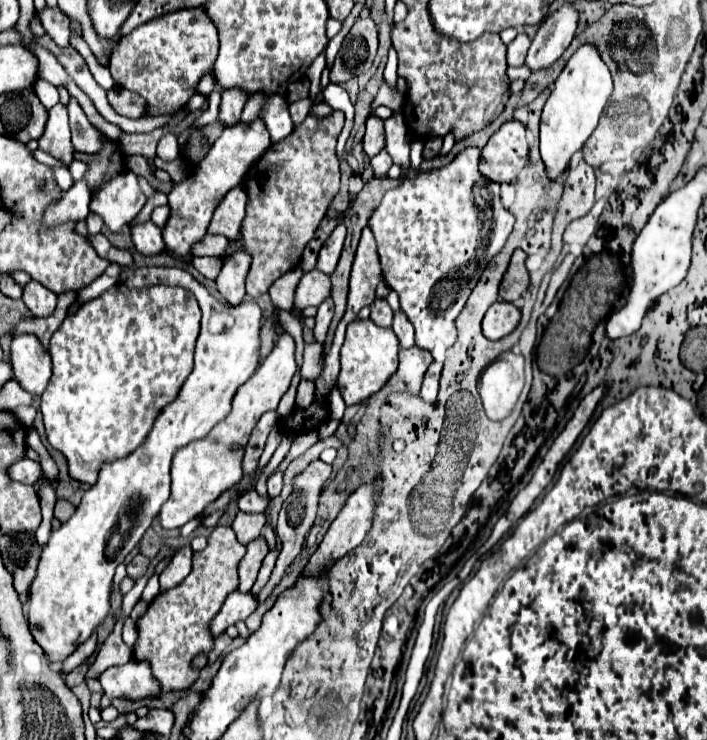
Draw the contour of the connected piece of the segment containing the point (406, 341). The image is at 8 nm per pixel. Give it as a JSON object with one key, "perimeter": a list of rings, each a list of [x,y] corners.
{"perimeter":[[[402,312],[394,314],[394,326],[392,326],[392,330],[398,336],[400,348],[412,348],[414,346],[414,328],[412,328],[410,320],[406,320],[406,316]]]}

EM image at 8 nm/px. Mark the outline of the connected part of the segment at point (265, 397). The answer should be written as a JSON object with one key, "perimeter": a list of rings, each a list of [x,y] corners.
{"perimeter":[[[282,334],[278,336],[274,350],[264,358],[256,374],[238,388],[232,410],[226,416],[226,420],[222,420],[222,424],[216,424],[210,436],[206,436],[204,440],[196,440],[194,444],[188,444],[186,448],[182,448],[182,452],[178,452],[178,456],[174,456],[172,494],[164,502],[158,516],[162,528],[184,526],[188,520],[202,514],[210,502],[214,502],[222,492],[232,488],[242,478],[244,446],[248,444],[248,438],[260,416],[268,410],[278,408],[278,402],[286,394],[294,372],[296,372],[294,340],[290,334]]]}

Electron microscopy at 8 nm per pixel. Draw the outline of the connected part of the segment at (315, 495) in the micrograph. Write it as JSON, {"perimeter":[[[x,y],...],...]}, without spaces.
{"perimeter":[[[314,460],[296,480],[294,480],[294,494],[290,498],[290,502],[294,504],[282,504],[282,510],[280,510],[280,516],[278,516],[278,524],[276,524],[276,534],[278,538],[282,540],[282,550],[280,550],[280,556],[278,556],[278,562],[276,562],[276,568],[272,570],[272,576],[268,580],[268,584],[260,590],[258,594],[258,604],[262,604],[270,594],[272,590],[280,584],[280,580],[284,578],[284,572],[286,568],[294,562],[294,558],[298,556],[300,548],[302,548],[302,542],[304,542],[304,536],[306,532],[312,528],[314,524],[314,518],[316,518],[316,508],[318,508],[318,498],[320,498],[320,492],[322,492],[322,486],[326,484],[326,480],[330,478],[332,474],[332,466],[330,464],[324,464],[322,460]]]}

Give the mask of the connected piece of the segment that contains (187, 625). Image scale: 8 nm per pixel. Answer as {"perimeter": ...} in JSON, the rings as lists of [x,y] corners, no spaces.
{"perimeter":[[[218,526],[210,534],[206,548],[194,552],[194,566],[186,580],[172,590],[160,592],[150,602],[144,616],[136,620],[138,640],[134,644],[134,658],[150,664],[154,680],[160,682],[160,692],[156,696],[186,692],[198,680],[200,668],[194,668],[192,660],[198,654],[208,656],[214,648],[210,622],[220,612],[228,594],[238,590],[238,564],[244,554],[246,546],[236,540],[234,530],[230,526]]]}

